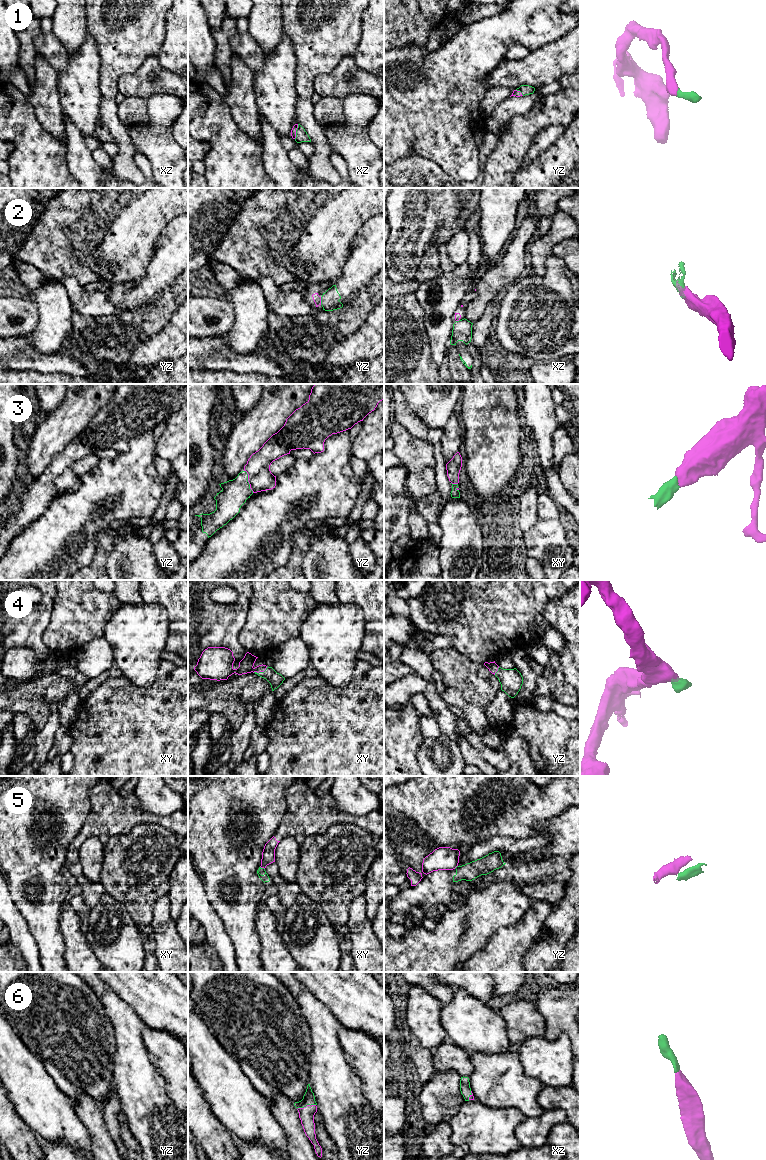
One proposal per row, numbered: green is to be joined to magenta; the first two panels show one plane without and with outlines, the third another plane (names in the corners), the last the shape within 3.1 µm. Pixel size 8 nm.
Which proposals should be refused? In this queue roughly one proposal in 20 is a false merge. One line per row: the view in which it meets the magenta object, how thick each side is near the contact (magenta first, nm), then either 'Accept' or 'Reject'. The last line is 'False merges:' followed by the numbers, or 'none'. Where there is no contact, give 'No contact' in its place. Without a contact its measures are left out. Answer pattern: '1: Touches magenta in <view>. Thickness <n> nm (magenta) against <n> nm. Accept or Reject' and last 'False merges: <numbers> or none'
1: Touches magenta in xz. Thickness 50 nm (magenta) against 100 nm. Accept
2: Touches magenta in yz. Thickness 60 nm (magenta) against 140 nm. Accept
3: Touches magenta in yz. Thickness 200 nm (magenta) against 220 nm. Accept
4: Touches magenta in xy. Thickness 110 nm (magenta) against 120 nm. Accept
5: Touches magenta in xy. Thickness 110 nm (magenta) against 60 nm. Reject
6: Touches magenta in yz. Thickness 120 nm (magenta) against 100 nm. Accept
False merges: 5

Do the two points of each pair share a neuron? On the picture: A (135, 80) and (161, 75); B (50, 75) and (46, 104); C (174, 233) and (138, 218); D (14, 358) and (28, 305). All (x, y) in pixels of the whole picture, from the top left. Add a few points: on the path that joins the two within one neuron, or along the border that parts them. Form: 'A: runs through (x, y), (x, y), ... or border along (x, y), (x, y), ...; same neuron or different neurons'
A: runs through (141, 80), (155, 78); same neuron
B: runs through (46, 82), (46, 97); same neuron
C: border along (177, 216), (163, 231); different neurons
D: border along (29, 333), (10, 338); different neurons

